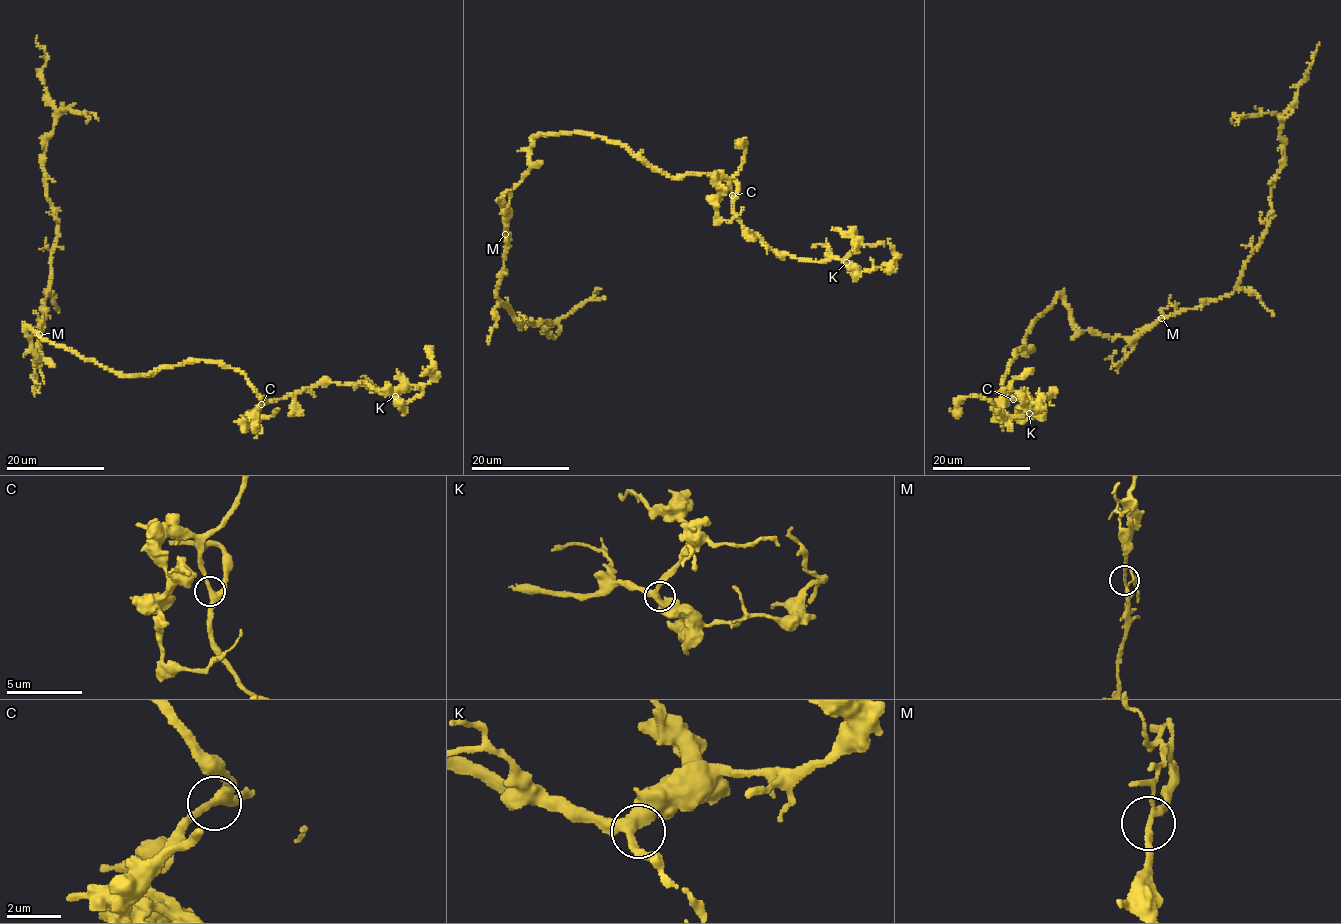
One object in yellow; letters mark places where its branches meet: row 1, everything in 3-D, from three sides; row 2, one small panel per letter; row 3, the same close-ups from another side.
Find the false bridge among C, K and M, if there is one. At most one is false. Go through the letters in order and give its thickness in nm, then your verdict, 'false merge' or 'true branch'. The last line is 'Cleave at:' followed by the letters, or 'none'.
C: calibre 300 nm; true branch
K: calibre 360 nm; true branch
M: calibre 160 nm; true branch
Cleave at: none

